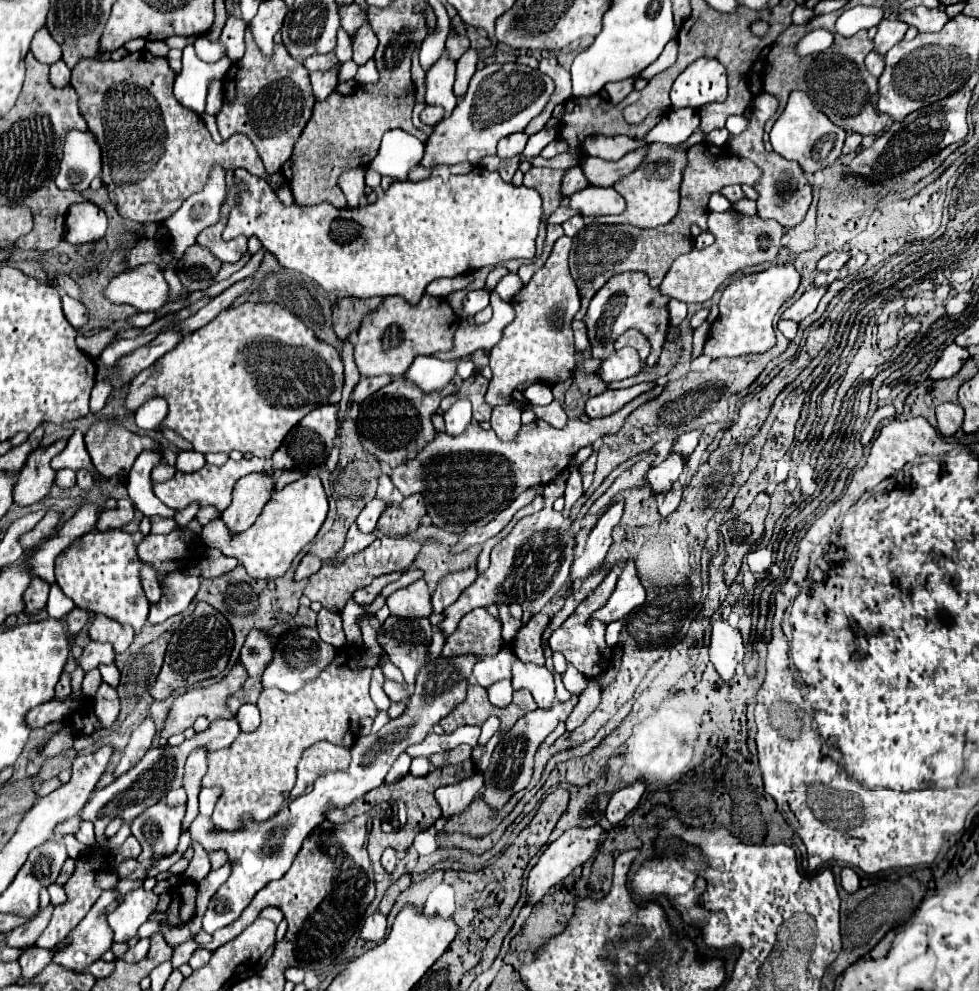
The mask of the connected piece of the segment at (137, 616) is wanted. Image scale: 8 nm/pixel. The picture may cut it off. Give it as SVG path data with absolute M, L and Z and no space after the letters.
M124 530L88 532L82 536L82 548L70 550L66 556L56 558L56 584L62 592L76 602L78 608L100 612L118 622L126 622L140 634L148 618L148 598L140 586L140 560L134 540Z

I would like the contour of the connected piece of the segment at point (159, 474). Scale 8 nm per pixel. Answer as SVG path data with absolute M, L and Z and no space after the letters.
M160 464L160 466L156 466L156 468L152 470L152 480L154 480L154 482L164 482L164 480L172 478L174 472L176 472L176 468L172 468L172 466L168 466L168 464Z

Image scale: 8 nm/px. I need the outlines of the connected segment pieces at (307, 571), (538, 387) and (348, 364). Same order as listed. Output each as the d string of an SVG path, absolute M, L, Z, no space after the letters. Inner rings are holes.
M306 554L304 558L302 558L302 562L298 564L298 568L296 568L296 580L302 580L302 578L308 578L308 576L312 576L320 566L322 566L324 562L318 558L318 556L312 556L312 554Z
M530 384L526 390L522 390L522 396L530 404L538 404L538 406L546 406L552 402L550 386L542 386L542 384Z
M346 340L344 354L342 354L342 360L344 360L344 388L342 388L342 400L340 400L340 404L342 404L342 406L348 402L350 394L354 392L354 386L356 386L356 384L358 384L358 380L360 380L360 372L358 372L356 364L354 364L352 350L354 350L352 342L350 342L350 340Z

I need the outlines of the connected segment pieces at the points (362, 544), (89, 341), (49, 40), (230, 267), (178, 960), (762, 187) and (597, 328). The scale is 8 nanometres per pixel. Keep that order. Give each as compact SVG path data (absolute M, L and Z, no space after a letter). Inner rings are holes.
M352 524L350 530L348 530L348 536L346 536L346 544L344 544L344 548L334 556L334 560L336 560L336 562L344 562L350 554L362 552L362 550L364 550L366 546L370 546L374 540L376 540L376 534L374 534L374 532L372 532L372 534L362 534L362 532L356 528L356 524Z
M106 328L106 330L96 332L94 336L82 336L82 334L78 334L76 344L78 344L78 348L80 348L84 354L88 354L90 358L96 358L116 336L118 336L116 330L108 330L108 328Z
M40 30L34 40L32 40L32 46L30 46L30 52L36 56L38 62L44 62L44 64L54 64L60 60L62 52L60 52L60 46L58 42L54 42L54 38L48 34L48 30Z
M250 252L245 254L238 262L236 263L223 263L218 276L214 279L213 284L218 283L221 280L228 279L233 273L239 271L244 267L244 265L250 260Z
M190 940L190 942L184 942L184 944L180 944L180 946L176 946L174 956L172 956L172 968L180 968L182 964L186 964L196 948L198 948L198 944L192 942L192 940Z
M766 92L758 94L752 102L752 116L750 116L748 130L742 132L740 136L730 136L728 148L732 150L734 156L748 158L762 170L762 178L754 184L754 190L758 192L758 198L756 198L758 216L772 218L772 220L780 222L784 228L792 228L792 226L800 224L808 212L808 206L812 202L812 186L806 180L798 162L794 162L794 160L790 162L790 160L786 160L774 152L766 152L766 148L764 148L764 142L762 142L764 124L776 112L776 108L778 108L778 100L774 96L770 96Z
M624 272L618 274L614 278L610 278L592 298L588 312L586 312L586 330L588 330L588 340L590 340L590 352L592 358L602 360L600 364L600 378L602 382L610 384L616 380L624 380L628 376L636 376L642 366L654 366L658 362L662 344L666 342L666 334L670 328L670 314L668 314L668 302L670 298L664 298L664 294L660 292L660 288L652 288L650 280L646 274L642 272ZM628 328L636 328L642 334L648 336L650 344L652 344L652 352L646 358L646 362L640 362L638 370L622 370L620 364L616 366L616 358L620 356L620 352L614 348L614 342L620 334L624 334Z

